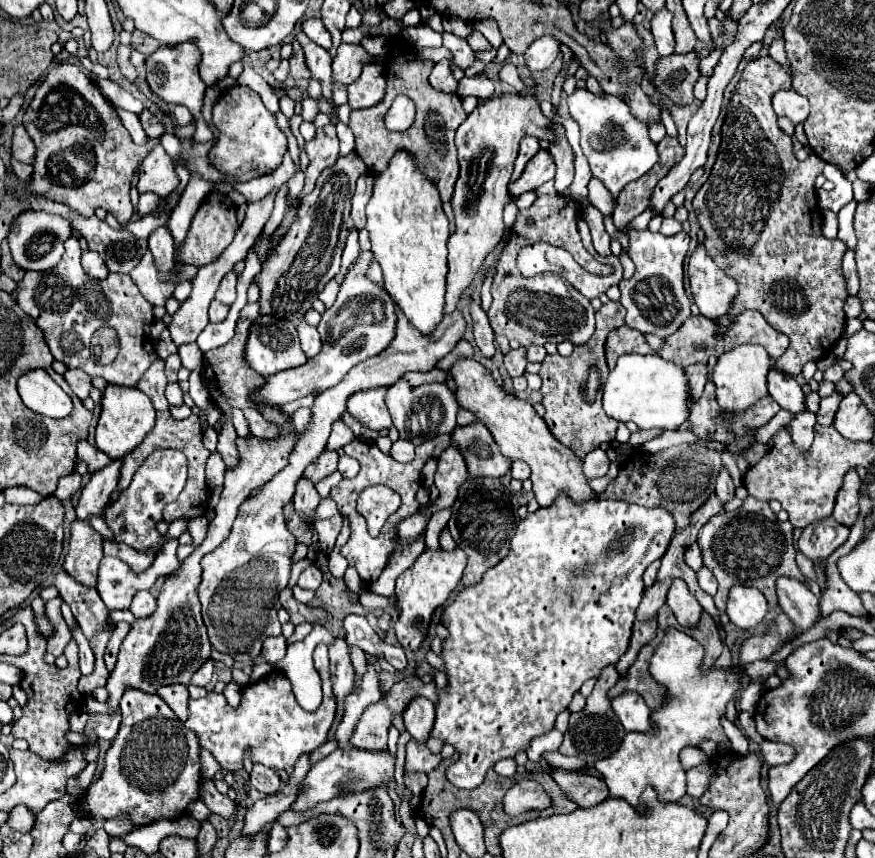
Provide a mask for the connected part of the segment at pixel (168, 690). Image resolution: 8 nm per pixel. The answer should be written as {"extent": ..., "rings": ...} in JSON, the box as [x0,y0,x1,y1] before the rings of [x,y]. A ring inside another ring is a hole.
{"extent":[156,685,188,723],"rings":[[[166,685],[156,693],[168,703],[182,723],[188,719],[188,689],[184,685]]]}

